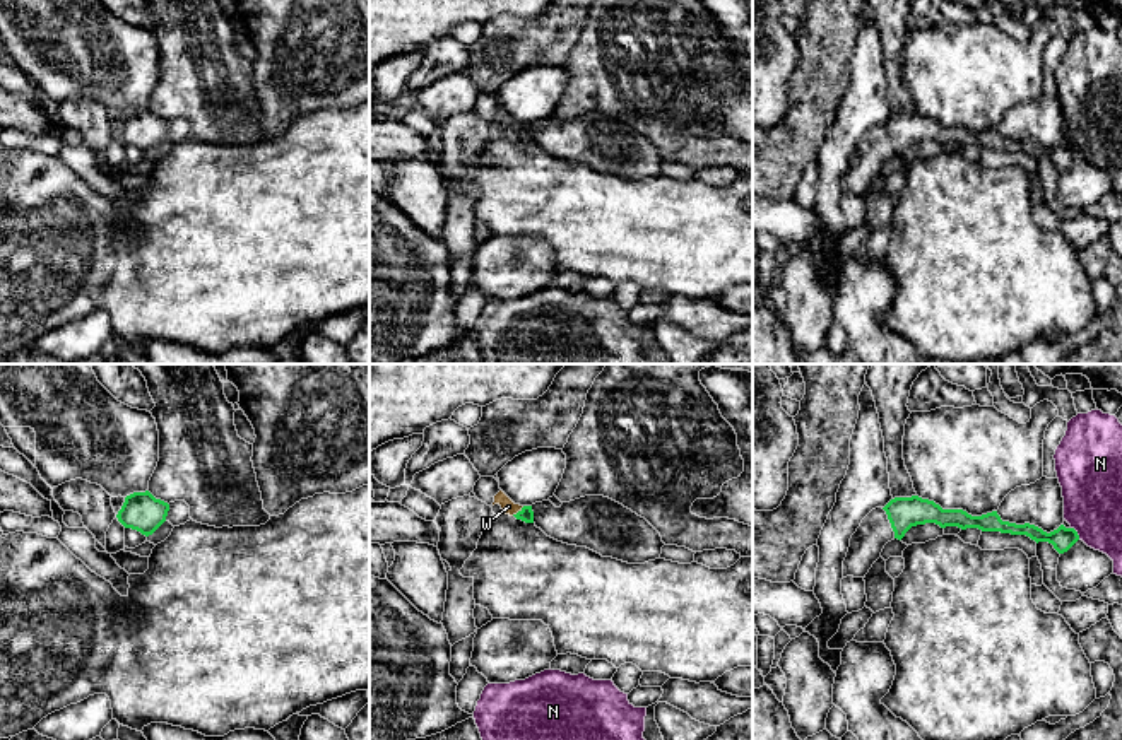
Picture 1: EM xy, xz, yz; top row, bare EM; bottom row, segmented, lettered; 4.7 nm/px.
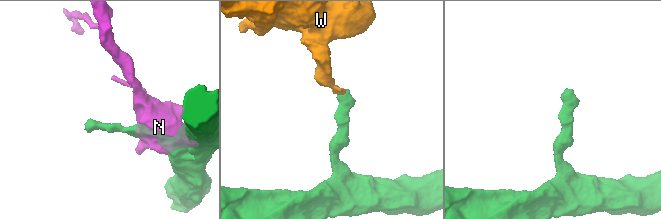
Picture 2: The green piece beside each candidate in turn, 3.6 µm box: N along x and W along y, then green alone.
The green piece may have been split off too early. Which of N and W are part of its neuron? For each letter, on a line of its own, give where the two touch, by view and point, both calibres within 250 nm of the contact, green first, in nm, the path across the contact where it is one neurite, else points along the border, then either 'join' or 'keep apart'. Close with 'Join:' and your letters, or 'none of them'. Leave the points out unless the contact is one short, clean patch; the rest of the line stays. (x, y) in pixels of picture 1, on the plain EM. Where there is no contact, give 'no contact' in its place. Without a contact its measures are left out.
N: contact yz (1076, 151); calibres 110 and 280 nm; keep apart
W: contact xz (519, 129); calibres 70 and 70 nm; border xz (524, 123), (512, 132); keep apart
Join: none of them

